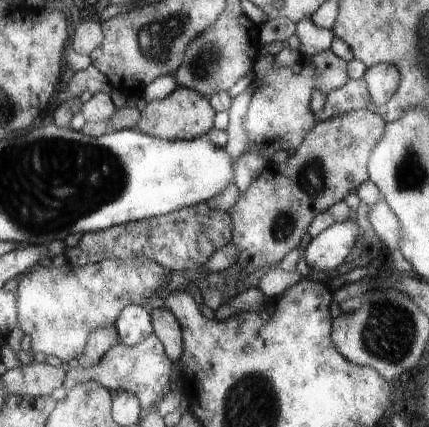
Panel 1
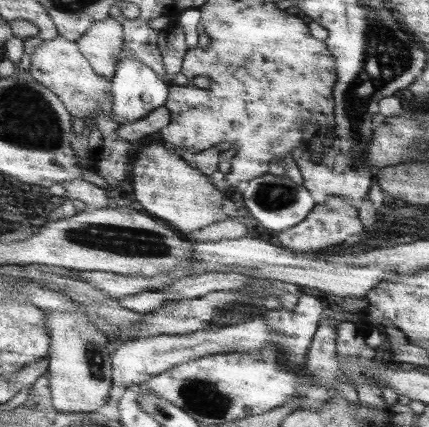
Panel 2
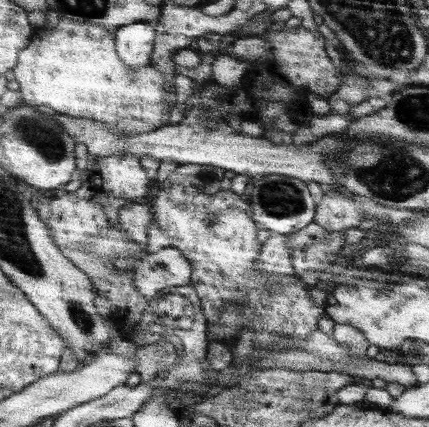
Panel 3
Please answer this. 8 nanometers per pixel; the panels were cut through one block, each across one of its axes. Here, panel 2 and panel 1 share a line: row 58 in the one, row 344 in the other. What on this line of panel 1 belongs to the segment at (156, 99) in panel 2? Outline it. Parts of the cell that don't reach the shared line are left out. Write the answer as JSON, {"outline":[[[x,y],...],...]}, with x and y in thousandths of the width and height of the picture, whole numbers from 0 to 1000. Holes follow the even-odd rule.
{"outline":[[[296,717],[282,731],[282,745],[273,745],[273,778],[287,806],[315,810],[333,796],[343,796],[352,782],[361,782],[357,773],[357,731],[343,717]]]}

